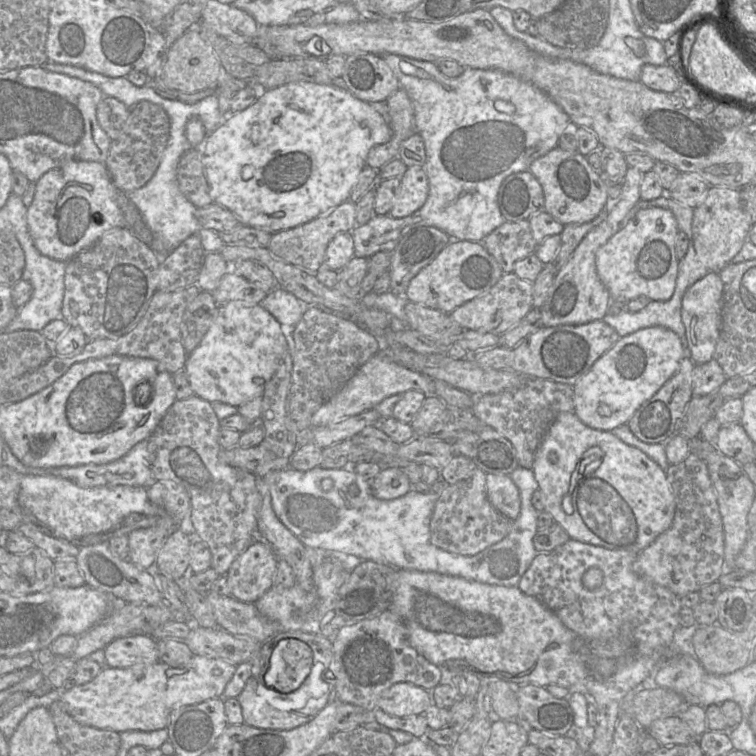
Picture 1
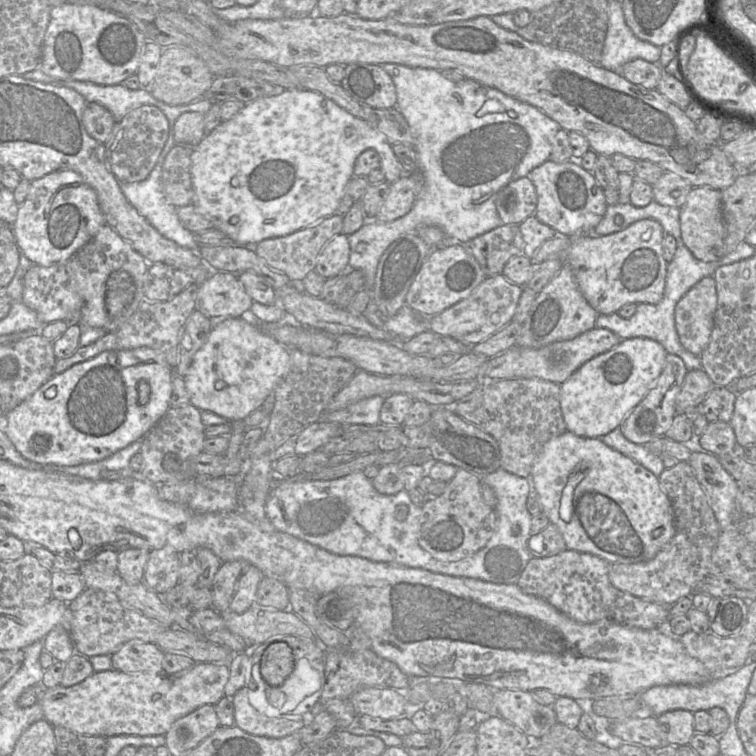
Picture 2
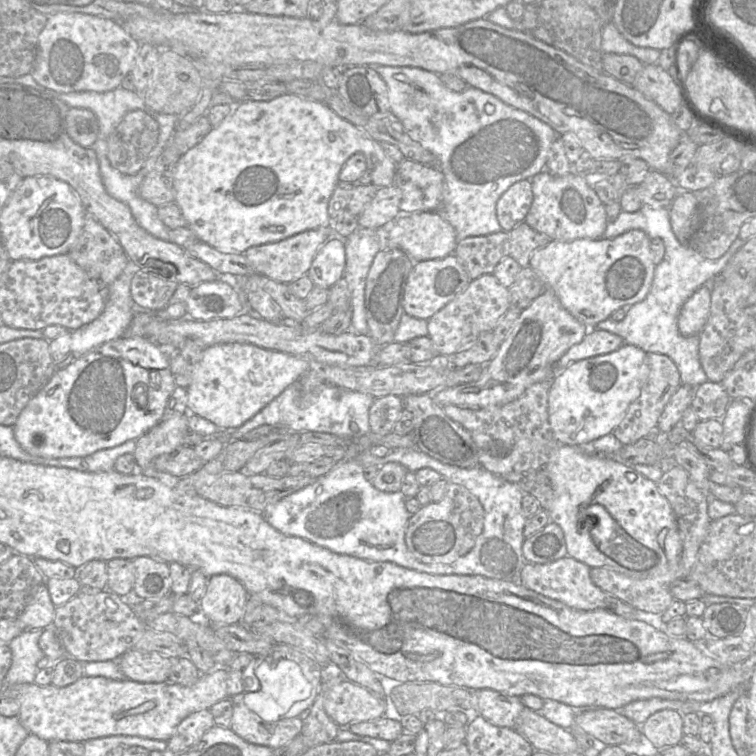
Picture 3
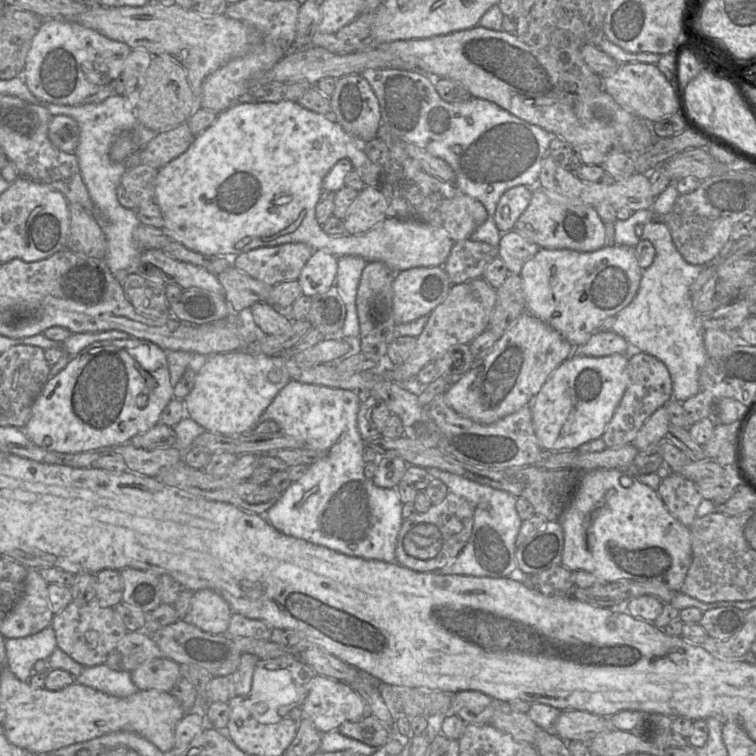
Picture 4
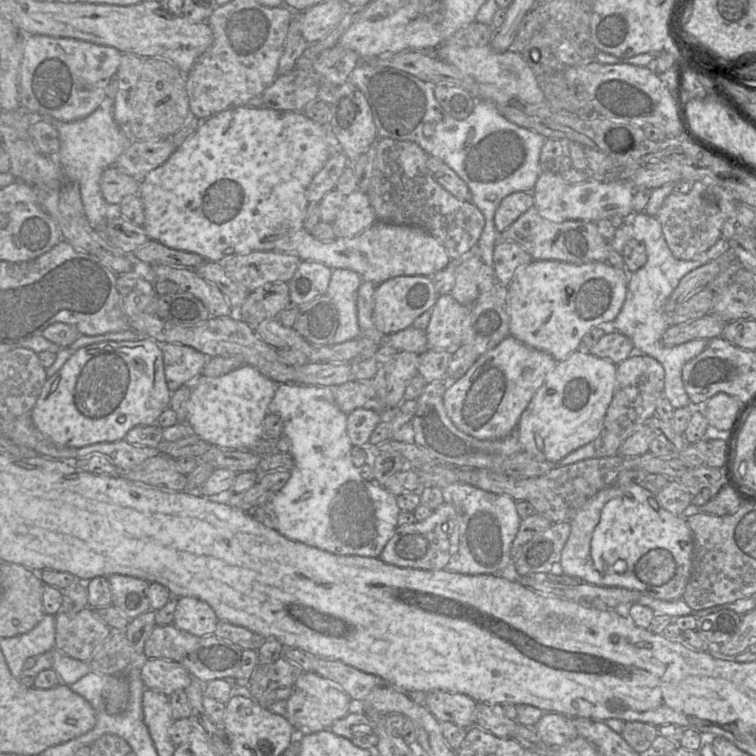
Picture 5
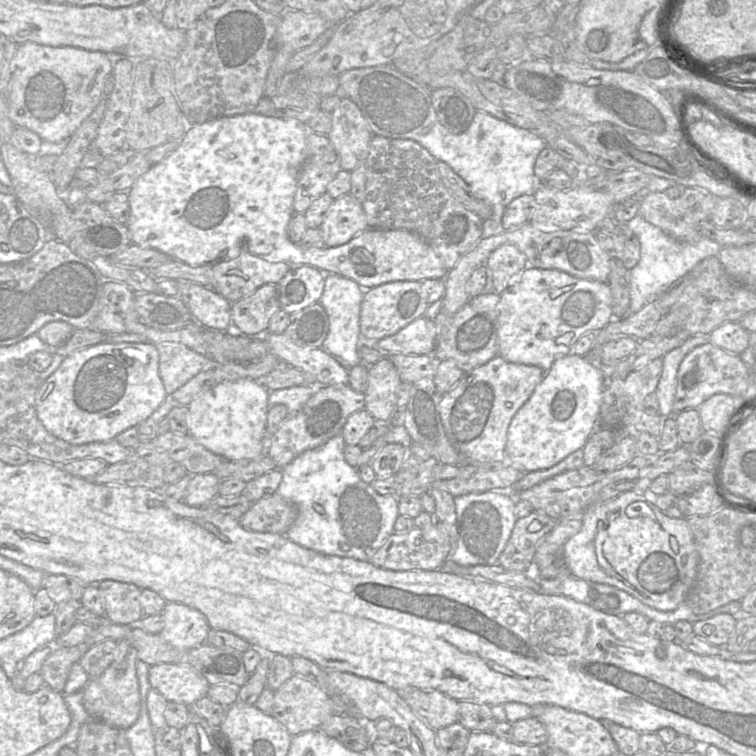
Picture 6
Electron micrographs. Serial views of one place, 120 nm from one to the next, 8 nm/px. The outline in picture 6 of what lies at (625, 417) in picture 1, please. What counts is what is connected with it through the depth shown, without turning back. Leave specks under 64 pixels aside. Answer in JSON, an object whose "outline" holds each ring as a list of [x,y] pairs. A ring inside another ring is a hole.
{"outline":[[[568,354],[556,358],[546,377],[512,418],[507,432],[505,459],[524,473],[548,469],[578,449],[582,449],[593,432],[599,416],[605,378],[602,371],[583,356]]]}

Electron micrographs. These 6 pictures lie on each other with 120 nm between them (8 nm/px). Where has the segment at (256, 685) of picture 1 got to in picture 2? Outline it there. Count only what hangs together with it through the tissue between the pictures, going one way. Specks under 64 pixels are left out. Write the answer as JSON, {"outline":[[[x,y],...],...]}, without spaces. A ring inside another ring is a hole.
{"outline":[[[245,686],[232,697],[235,725],[249,734],[283,738],[301,730],[313,719],[314,715],[311,712],[302,715],[285,714],[279,717],[265,716],[249,703],[249,691],[250,688]]]}

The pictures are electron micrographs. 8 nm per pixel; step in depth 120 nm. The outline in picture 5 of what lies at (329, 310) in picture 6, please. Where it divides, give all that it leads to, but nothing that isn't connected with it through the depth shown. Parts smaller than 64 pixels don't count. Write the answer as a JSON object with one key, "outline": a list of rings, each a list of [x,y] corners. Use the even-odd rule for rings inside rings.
{"outline":[[[332,270],[326,294],[338,311],[339,325],[331,344],[340,344],[361,335],[357,315],[357,296],[361,282],[360,275],[353,270]]]}

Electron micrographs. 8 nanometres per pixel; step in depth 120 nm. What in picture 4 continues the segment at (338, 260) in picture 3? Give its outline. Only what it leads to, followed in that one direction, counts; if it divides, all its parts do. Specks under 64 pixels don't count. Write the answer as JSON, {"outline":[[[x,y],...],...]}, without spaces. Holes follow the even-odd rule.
{"outline":[[[315,250],[297,279],[302,294],[313,297],[329,290],[335,284],[337,269],[338,257],[327,250]]]}

